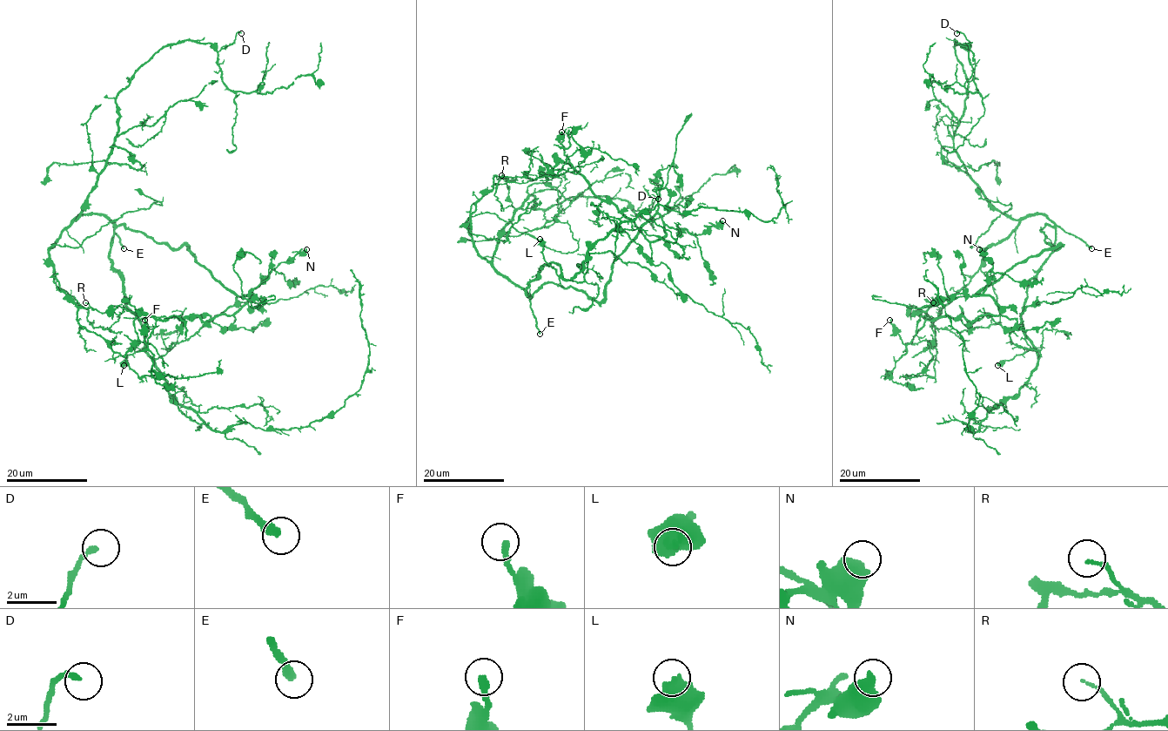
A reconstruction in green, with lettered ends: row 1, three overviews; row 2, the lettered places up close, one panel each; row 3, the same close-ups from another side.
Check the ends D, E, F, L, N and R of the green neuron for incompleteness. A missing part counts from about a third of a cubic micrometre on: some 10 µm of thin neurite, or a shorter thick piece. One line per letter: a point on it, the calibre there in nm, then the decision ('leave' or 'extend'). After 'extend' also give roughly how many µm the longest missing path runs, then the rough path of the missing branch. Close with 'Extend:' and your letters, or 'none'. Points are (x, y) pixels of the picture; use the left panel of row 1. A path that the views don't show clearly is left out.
D: at (241, 33); 200 nm thick; leave
E: at (124, 248); 360 nm thick; extend; about 60 µm are missing; missing branch runs (124, 248), (132, 253), (136, 262), (138, 257), (158, 260), (161, 262), (153, 271), (155, 274)
F: at (144, 320); 260 nm thick; leave
L: at (124, 365); 650 nm thick; leave
N: at (306, 249); 550 nm thick; leave
R: at (85, 302); 130 nm thick; leave
Extend: E

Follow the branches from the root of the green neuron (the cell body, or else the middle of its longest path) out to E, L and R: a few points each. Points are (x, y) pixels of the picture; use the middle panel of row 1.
E: (526, 294), (531, 298), (530, 307), (540, 334)
L: (526, 294), (527, 285), (538, 277), (544, 266), (557, 263), (560, 274), (544, 260), (543, 242), (540, 239)
R: (526, 294), (479, 254), (466, 225), (475, 204), (495, 184), (507, 180), (501, 175)

